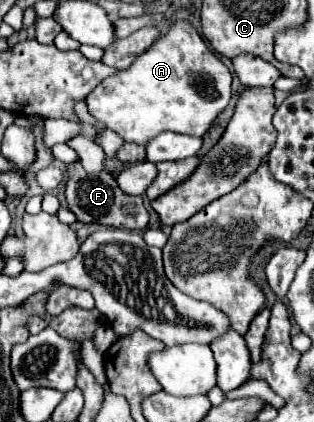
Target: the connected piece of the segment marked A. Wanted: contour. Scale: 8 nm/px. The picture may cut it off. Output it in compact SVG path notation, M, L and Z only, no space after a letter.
M177 21L169 33L161 35L153 47L149 47L129 69L119 71L113 77L107 77L99 83L99 87L87 97L89 113L105 123L109 129L119 133L125 141L147 145L153 135L163 131L203 137L209 133L217 115L229 105L231 99L231 73L223 65L223 61L205 45L205 41L197 35L195 27L187 21Z

